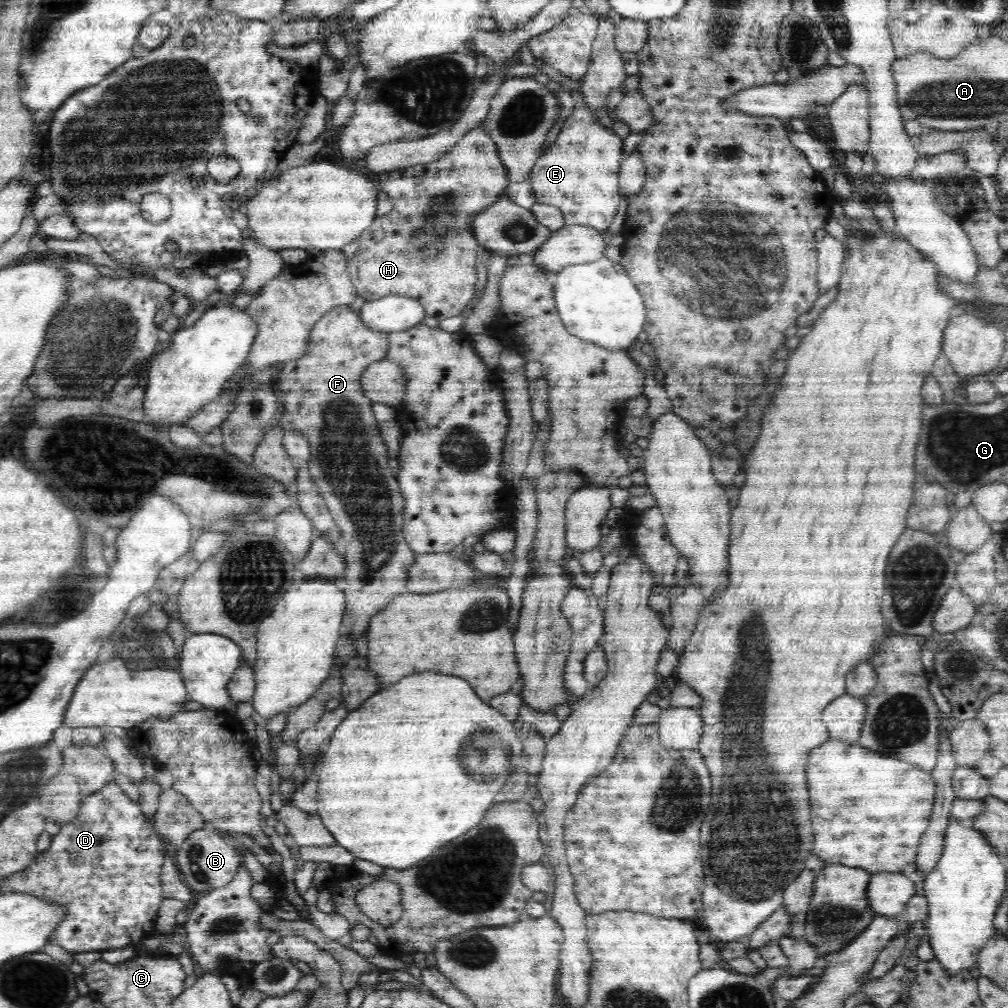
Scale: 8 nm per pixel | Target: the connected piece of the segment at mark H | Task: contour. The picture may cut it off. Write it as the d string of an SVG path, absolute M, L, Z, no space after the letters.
M479 126L478 128L469 130L456 143L456 146L453 146L446 154L435 161L378 173L374 178L378 184L378 188L382 188L391 199L393 208L388 214L378 215L374 219L374 222L356 239L359 247L352 258L347 260L347 271L354 288L357 290L357 294L365 298L366 301L373 301L389 294L401 294L418 299L422 307L424 307L426 317L436 317L440 321L451 317L458 317L464 312L466 305L474 298L474 290L476 290L476 252L478 252L479 244L472 230L472 220L476 214L496 202L497 198L504 194L511 184L508 181L506 167L500 161L496 143L492 140L488 131L482 126Z

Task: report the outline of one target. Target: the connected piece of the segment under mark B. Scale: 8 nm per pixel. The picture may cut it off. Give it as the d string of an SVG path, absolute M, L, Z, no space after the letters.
M206 828L188 834L184 844L172 847L182 881L194 891L195 898L212 889L227 885L238 872L240 853L227 841L227 837Z

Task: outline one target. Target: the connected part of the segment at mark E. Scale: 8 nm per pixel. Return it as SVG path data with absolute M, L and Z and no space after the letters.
M574 91L571 97L573 98L571 105L573 113L563 123L556 140L536 160L529 175L529 182L536 193L537 202L558 207L564 215L564 223L588 225L603 232L610 226L621 200L618 184L619 168L624 160L623 140L618 136L610 135L608 130L597 122L590 107L584 103L580 92Z

